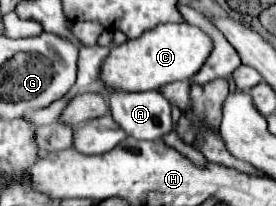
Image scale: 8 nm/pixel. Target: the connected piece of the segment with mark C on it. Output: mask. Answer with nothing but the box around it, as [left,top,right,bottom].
[100,23,212,91]

